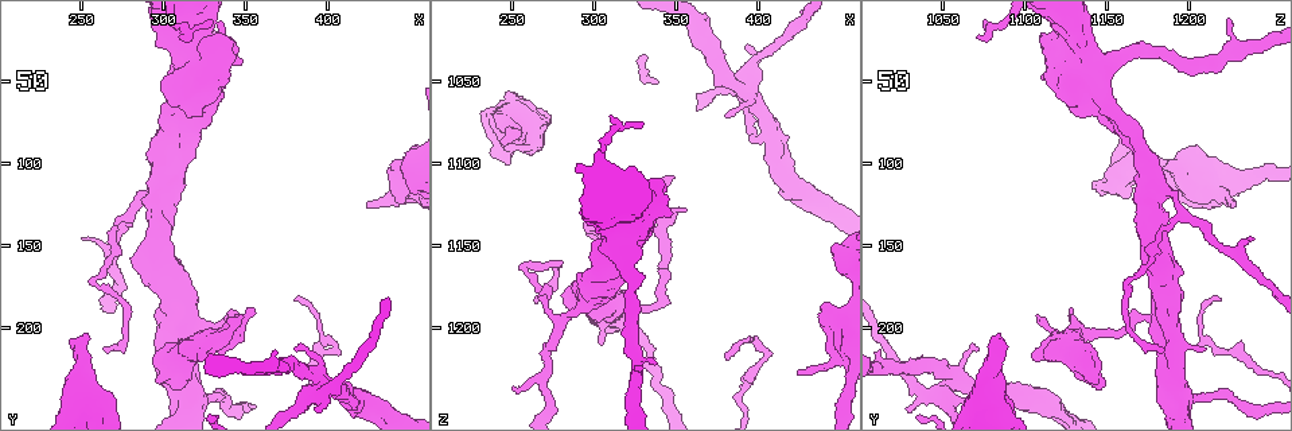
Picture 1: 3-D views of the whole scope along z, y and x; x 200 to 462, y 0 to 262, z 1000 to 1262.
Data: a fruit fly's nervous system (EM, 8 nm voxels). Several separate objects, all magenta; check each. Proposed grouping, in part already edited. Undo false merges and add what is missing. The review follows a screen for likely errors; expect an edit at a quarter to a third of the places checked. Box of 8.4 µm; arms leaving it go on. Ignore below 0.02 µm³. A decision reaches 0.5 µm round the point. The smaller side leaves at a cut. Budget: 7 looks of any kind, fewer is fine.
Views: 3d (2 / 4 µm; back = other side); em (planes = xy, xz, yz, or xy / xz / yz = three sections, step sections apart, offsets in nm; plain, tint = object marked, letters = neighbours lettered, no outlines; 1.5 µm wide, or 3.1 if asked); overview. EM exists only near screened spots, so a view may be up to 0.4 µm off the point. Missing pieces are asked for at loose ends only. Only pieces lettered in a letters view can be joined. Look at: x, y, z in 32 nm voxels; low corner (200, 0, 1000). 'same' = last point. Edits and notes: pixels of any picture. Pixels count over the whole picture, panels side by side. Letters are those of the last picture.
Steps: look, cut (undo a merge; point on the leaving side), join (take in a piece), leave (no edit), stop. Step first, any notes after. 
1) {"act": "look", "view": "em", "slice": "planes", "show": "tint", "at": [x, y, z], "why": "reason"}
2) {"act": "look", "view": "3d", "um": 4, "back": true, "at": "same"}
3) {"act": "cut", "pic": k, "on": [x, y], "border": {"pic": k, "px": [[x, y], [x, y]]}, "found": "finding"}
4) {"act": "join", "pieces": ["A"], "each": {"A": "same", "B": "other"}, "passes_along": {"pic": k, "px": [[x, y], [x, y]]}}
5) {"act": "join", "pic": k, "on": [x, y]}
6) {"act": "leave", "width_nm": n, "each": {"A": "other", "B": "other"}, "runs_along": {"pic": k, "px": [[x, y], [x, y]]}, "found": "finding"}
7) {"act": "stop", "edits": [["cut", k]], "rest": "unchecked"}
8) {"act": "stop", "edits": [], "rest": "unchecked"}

{"act": "look", "view": "3d", "um": 4, "at": [334, 28, 1118], "why": "calibre changes"}

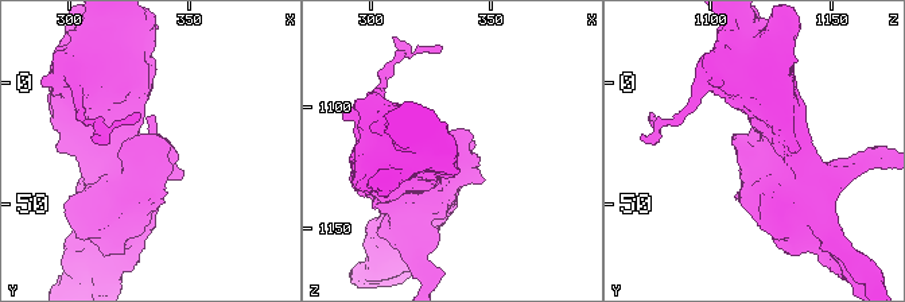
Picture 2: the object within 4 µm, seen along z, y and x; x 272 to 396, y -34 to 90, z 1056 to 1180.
{"act": "look", "view": "em", "slice": "xy", "step": 8, "show": "tint", "at": [336, 29, 1118], "why": "now the EM"}

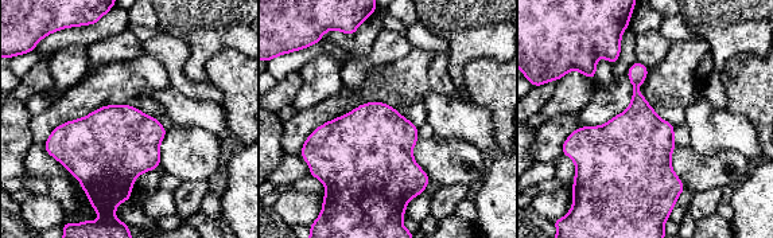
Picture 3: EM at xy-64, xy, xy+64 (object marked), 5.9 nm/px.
{"act": "look", "view": "em", "slice": "planes", "show": "letters", "at": "same"}

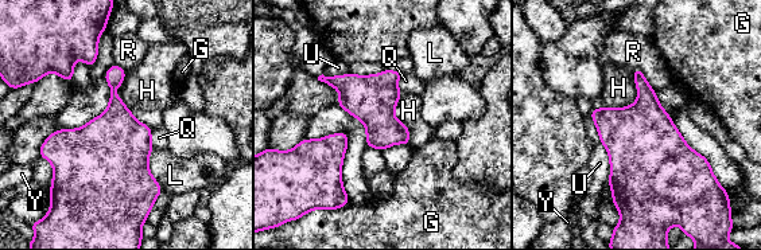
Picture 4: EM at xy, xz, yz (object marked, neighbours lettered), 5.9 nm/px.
{"act": "leave", "each": {"G": "other", "H": "other", "L": "other", "Q": "other", "R": "other", "U": "other", "Y": "other"}, "border": {"pic": 4, "px": [[152, 148], [148, 171], [163, 191]]}, "found": "all the same neuron"}

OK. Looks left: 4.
{"act": "look", "view": "em", "slice": "xy", "step": 4, "show": "tint", "at": [448, 102, 1192], "why": "calibre changes"}

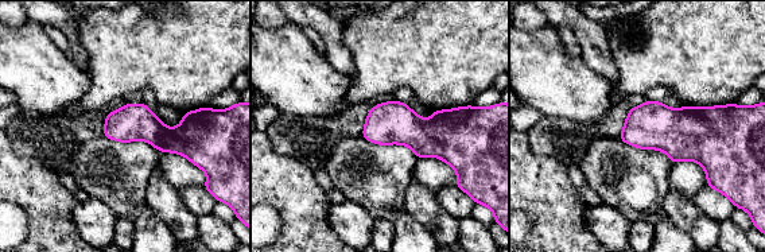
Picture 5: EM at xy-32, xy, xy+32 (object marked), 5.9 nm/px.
{"act": "look", "view": "em", "slice": "planes", "show": "letters", "at": "same", "why": "another direction"}

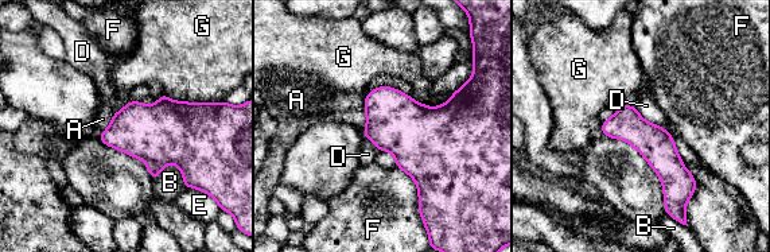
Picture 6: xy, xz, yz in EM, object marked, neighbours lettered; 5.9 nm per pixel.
{"act": "leave", "each": {"A": "other", "B": "other", "D": "other", "E": "other", "F": "other", "G": "other"}, "border": {"pic": 6, "px": [[163, 93], [172, 100], [222, 101]]}, "found": "all the same neuron"}

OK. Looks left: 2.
{"act": "stop", "edits": [], "rest": "unchecked"}

